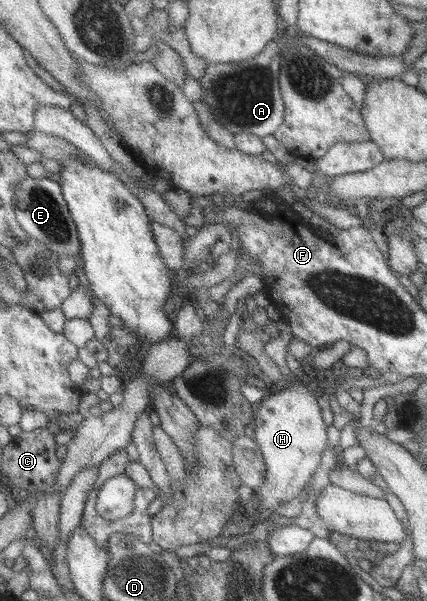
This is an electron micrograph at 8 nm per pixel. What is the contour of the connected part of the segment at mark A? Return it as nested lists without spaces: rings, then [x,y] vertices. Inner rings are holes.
[[[271,40],[250,60],[230,64],[206,65],[198,79],[203,92],[201,100],[214,120],[229,133],[250,133],[257,137],[272,134],[283,119],[283,100],[276,84],[280,68],[279,40]]]

